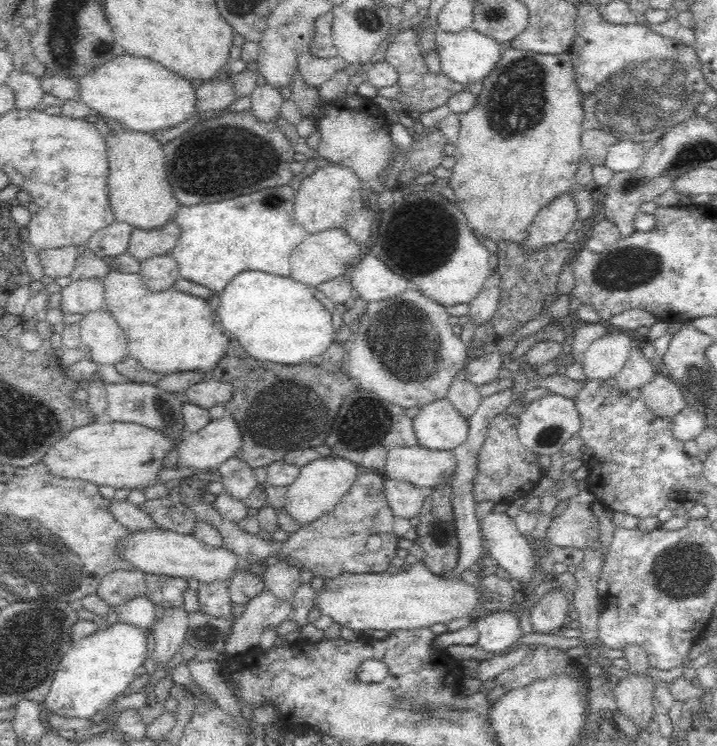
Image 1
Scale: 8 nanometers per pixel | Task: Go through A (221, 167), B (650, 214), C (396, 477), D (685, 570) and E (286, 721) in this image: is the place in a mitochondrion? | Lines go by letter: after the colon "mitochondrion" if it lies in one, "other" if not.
A: mitochondrion
B: other
C: other
D: mitochondrion
E: other

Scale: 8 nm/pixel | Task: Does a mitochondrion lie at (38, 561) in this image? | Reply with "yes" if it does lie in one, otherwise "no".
yes

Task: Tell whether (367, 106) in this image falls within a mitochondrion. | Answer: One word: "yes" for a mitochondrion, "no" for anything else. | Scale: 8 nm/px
no

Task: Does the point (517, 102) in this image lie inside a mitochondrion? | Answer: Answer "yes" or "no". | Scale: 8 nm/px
yes

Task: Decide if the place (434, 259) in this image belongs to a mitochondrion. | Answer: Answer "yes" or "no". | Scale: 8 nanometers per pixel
yes

